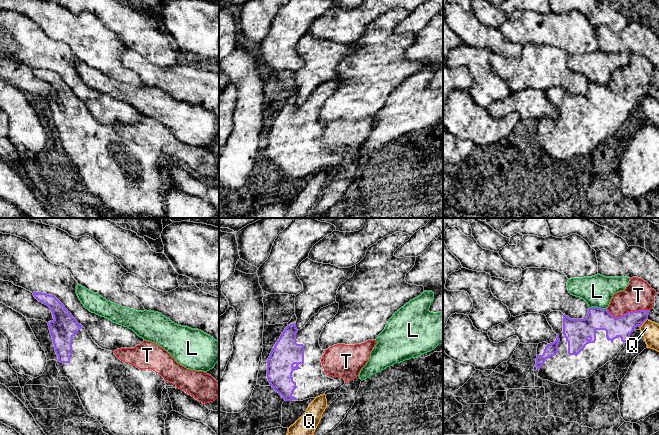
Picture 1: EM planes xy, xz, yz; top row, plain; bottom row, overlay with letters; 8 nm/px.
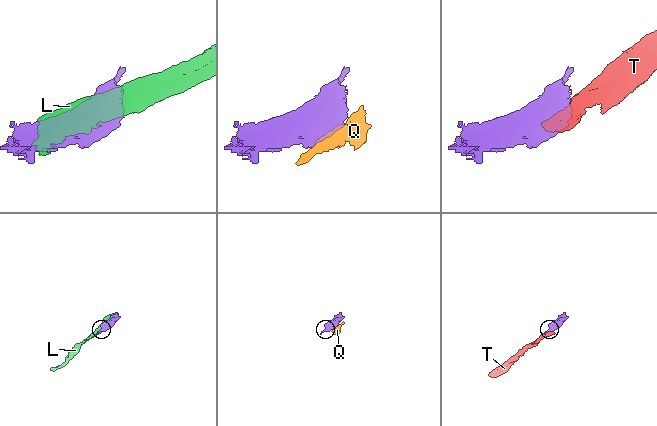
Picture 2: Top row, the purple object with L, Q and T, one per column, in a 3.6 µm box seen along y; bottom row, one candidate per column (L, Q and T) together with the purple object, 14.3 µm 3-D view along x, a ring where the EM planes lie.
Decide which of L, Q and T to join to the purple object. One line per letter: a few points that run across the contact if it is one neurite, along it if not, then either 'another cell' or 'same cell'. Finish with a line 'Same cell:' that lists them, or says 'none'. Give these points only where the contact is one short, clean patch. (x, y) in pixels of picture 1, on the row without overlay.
L: another cell
Q: line yz (647, 94), (640, 103); another cell
T: another cell
Same cell: none

